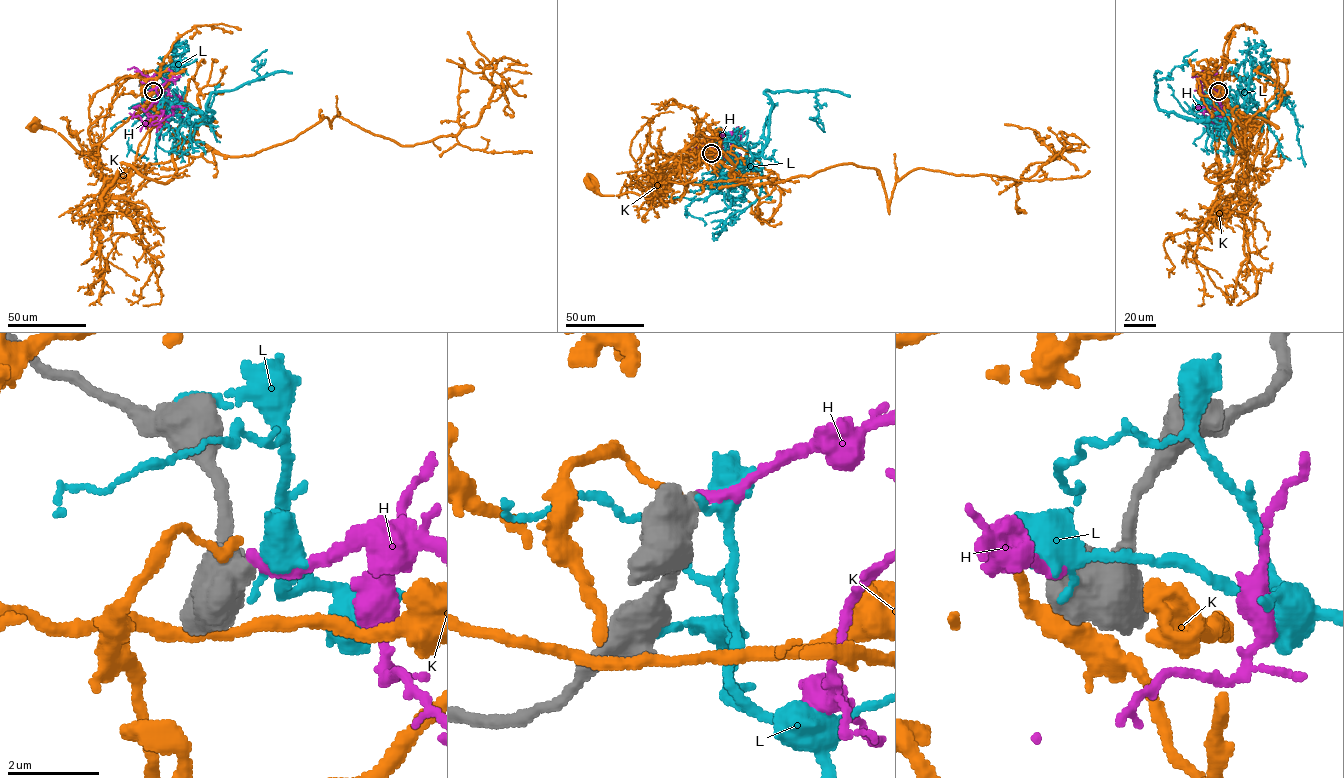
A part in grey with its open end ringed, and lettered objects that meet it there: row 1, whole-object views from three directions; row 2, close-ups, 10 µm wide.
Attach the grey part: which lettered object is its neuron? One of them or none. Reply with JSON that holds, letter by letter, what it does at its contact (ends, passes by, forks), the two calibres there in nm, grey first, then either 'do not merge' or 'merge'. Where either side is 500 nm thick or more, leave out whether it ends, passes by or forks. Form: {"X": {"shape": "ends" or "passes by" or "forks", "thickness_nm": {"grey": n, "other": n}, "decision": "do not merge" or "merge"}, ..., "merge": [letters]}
{"H": {"thickness_nm": {"grey": 700, "other": 240}, "decision": "do not merge"}, "K": {"thickness_nm": {"grey": 750, "other": 220}, "decision": "do not merge"}, "L": {"thickness_nm": {"grey": 750, "other": 280}, "decision": "do not merge"}, "merge": []}

